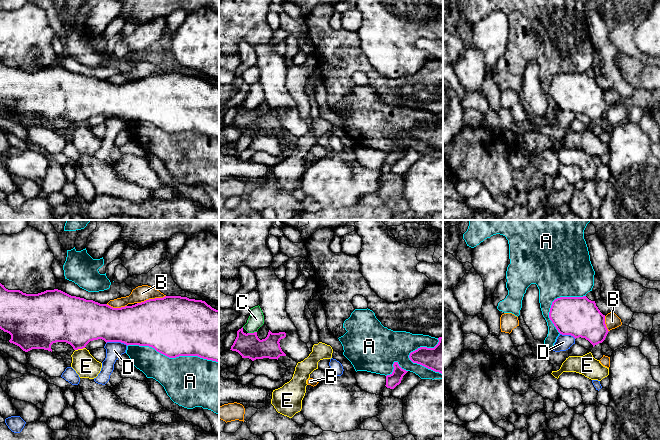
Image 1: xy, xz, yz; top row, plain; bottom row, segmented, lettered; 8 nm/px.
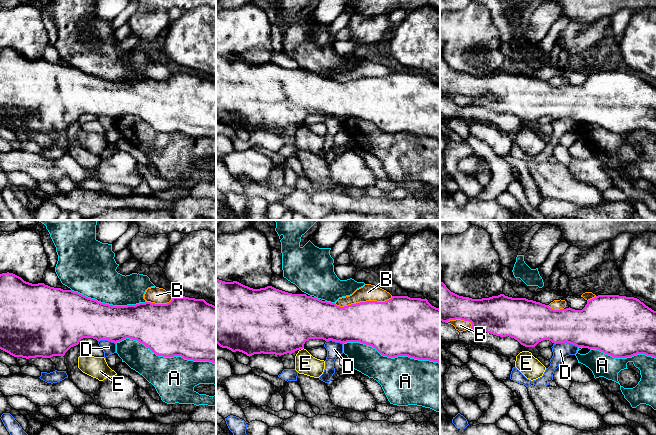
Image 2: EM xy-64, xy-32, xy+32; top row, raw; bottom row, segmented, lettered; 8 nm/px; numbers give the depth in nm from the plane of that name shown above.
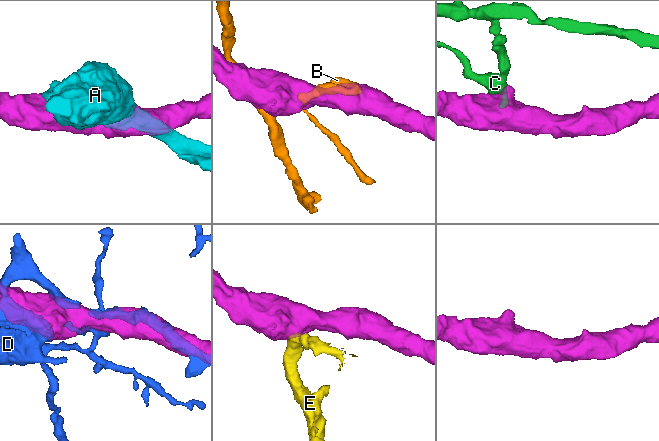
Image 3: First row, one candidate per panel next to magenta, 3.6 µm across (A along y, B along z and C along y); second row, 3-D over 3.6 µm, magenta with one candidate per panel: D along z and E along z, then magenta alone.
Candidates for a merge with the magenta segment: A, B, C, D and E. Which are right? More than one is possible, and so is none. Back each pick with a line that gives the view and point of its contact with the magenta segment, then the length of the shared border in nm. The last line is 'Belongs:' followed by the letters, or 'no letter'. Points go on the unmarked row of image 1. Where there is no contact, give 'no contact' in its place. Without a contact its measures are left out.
Belongs: no letter

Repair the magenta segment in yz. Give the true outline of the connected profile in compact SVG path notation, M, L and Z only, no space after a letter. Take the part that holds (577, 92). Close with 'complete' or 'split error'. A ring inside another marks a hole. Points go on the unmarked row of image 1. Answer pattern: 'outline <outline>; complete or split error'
outline M560 73L552 78L549 94L562 111L585 114L593 123L602 119L608 105L595 77L583 73Z; complete

